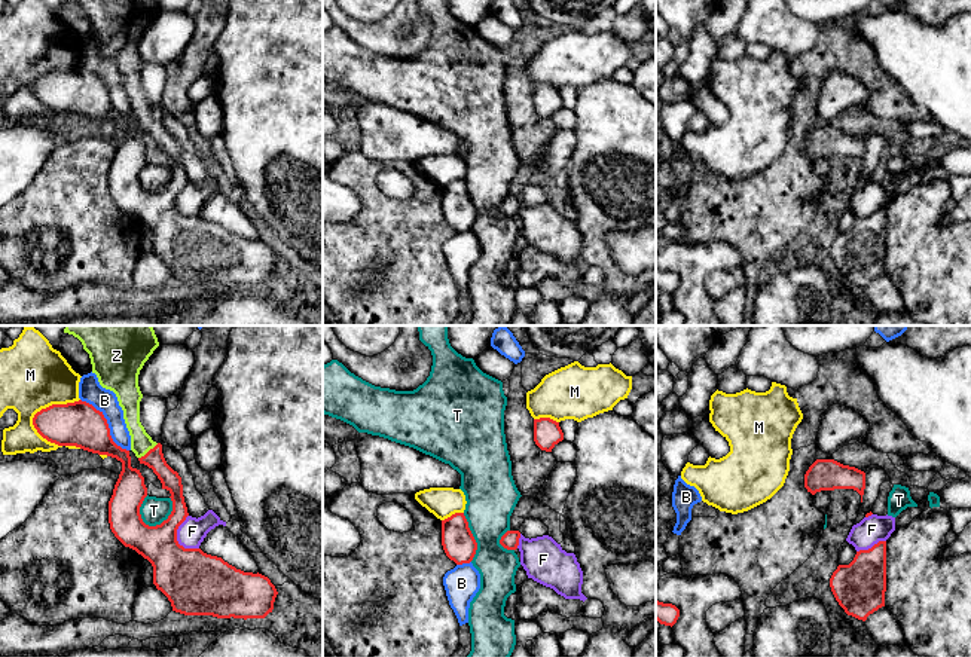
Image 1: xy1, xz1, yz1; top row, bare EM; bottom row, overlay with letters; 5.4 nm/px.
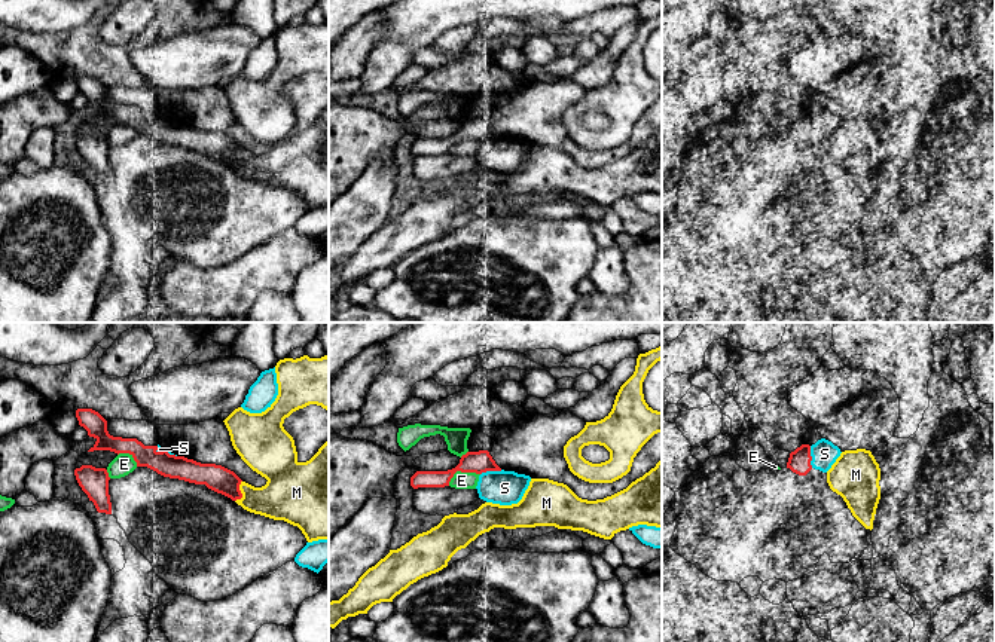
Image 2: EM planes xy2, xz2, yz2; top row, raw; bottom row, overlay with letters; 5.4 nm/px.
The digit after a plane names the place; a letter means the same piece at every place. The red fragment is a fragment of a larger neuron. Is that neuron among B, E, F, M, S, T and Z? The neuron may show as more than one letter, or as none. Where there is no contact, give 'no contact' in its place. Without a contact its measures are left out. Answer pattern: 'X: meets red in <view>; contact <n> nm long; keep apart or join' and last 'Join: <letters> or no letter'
B: meets red in xy1; contact 380 nm long; keep apart
E: meets red in xz2; contact 190 nm long; keep apart
F: meets red in xy1; contact 200 nm long; keep apart
M: meets red in xy1; contact 300 nm long; keep apart
S: meets red in yz2; contact 120 nm long; keep apart
T: meets red in xy1; contact 200 nm long; keep apart
Z: meets red in xy1; contact 140 nm long; join
Join: Z

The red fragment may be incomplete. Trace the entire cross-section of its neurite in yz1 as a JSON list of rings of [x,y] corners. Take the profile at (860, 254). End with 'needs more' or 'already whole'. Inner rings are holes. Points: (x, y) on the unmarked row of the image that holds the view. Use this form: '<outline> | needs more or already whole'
[[[886,208],[857,219],[849,232],[839,232],[830,245],[831,259],[848,282],[865,288],[885,274]]] | already whole

